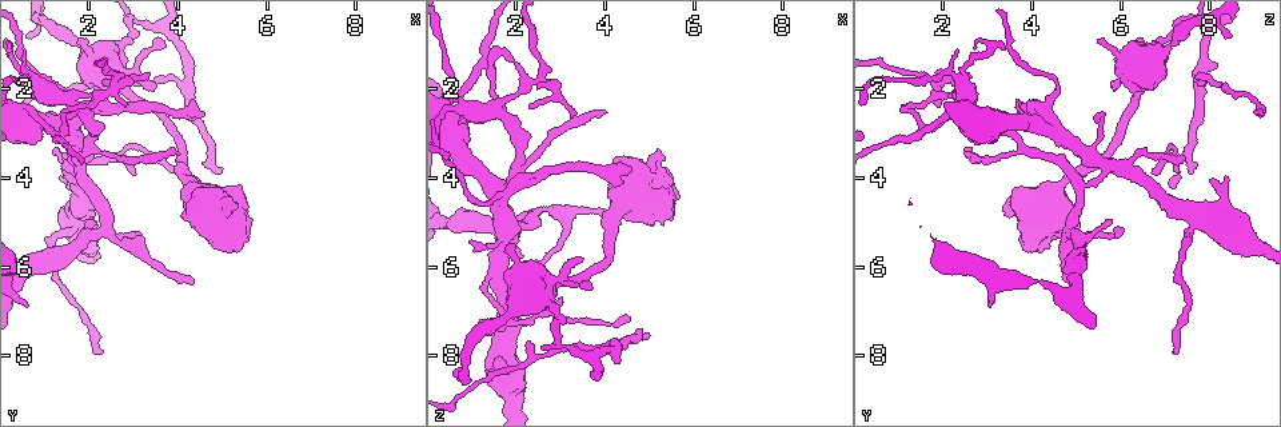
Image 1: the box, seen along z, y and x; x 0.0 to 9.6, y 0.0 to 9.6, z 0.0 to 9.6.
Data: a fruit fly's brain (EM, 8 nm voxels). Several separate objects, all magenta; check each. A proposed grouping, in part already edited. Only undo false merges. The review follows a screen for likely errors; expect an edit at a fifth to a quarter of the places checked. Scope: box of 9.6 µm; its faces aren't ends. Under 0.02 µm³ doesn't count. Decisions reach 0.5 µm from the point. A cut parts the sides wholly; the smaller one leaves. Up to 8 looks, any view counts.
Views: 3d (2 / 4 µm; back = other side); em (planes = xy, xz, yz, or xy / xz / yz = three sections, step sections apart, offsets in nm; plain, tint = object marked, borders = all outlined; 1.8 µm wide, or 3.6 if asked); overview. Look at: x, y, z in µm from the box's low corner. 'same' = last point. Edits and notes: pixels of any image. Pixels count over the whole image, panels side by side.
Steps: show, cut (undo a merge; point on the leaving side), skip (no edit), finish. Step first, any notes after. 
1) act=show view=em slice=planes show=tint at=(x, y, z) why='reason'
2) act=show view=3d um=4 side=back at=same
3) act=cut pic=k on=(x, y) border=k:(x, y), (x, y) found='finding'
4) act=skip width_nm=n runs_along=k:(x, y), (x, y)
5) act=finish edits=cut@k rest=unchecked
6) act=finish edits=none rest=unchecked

act=show view=3d um=4 at=(1.65, 4.85, 7.65) why='sudden change in width'

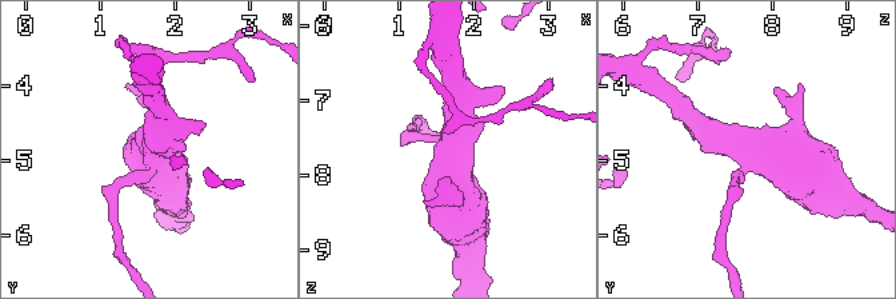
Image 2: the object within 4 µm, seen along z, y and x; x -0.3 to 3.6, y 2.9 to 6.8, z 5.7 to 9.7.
act=show view=em um=3.6 slice=planes show=tint at=(1.70, 4.85, 7.60) arms=3 why='shape alone is not enough'

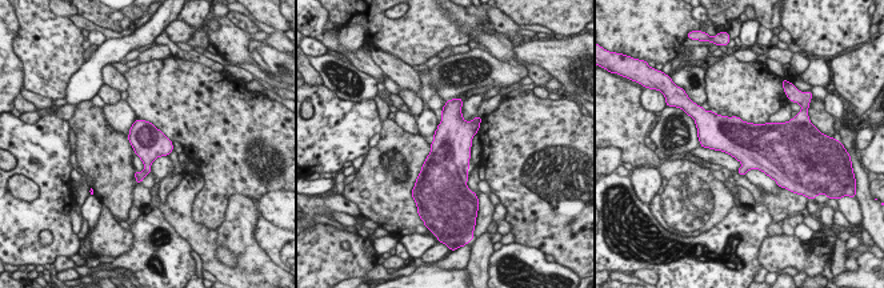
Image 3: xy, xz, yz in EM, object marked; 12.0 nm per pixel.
act=skip found='one neuron here'

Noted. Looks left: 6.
act=show view=em slice=planes show=tint at=(1.60, 3.60, 5.75) why='calibre changes'

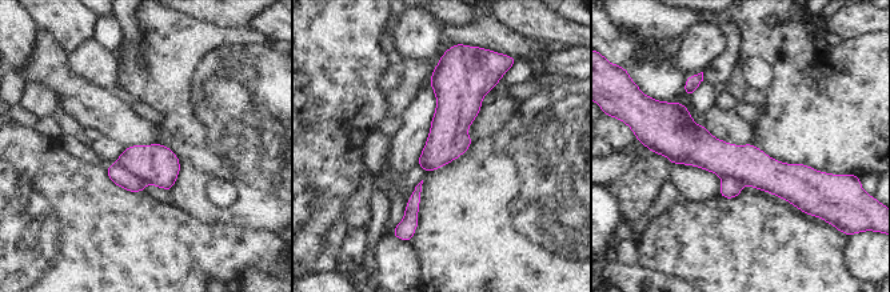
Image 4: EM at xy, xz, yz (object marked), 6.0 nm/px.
act=cut pic=4 on=(116, 174) width_nm=240 border=4:(115, 163), (132, 172), (144, 184) found='a second neuron is stuck on'

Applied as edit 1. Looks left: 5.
act=show view=overview

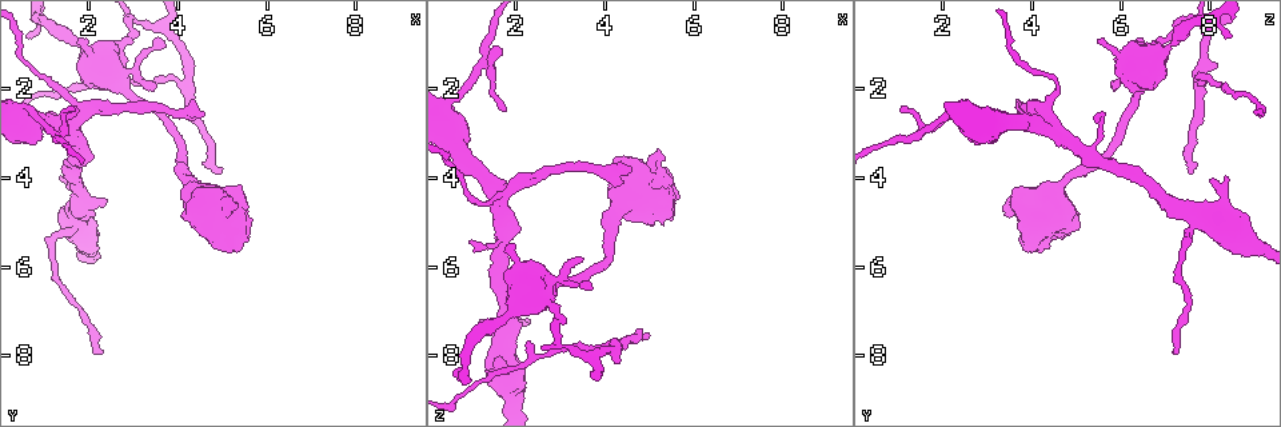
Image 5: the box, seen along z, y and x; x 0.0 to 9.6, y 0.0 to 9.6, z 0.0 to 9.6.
act=show view=em slice=planes show=tint at=(1.40, 2.80, 4.25) why='four-way junction'

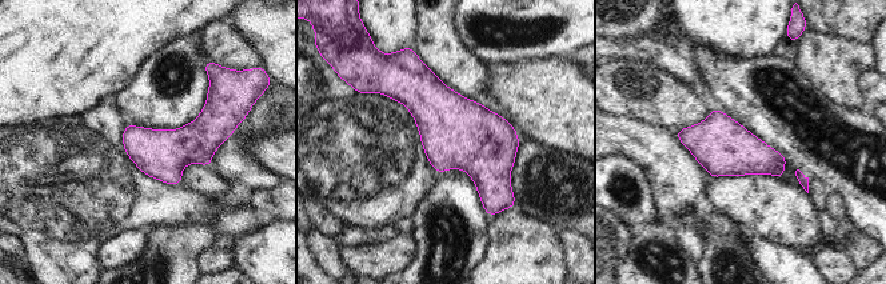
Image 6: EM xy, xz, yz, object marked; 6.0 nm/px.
act=skip found='one neuron here'

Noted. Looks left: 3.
act=finish edits=cut@4 rest=unchecked

